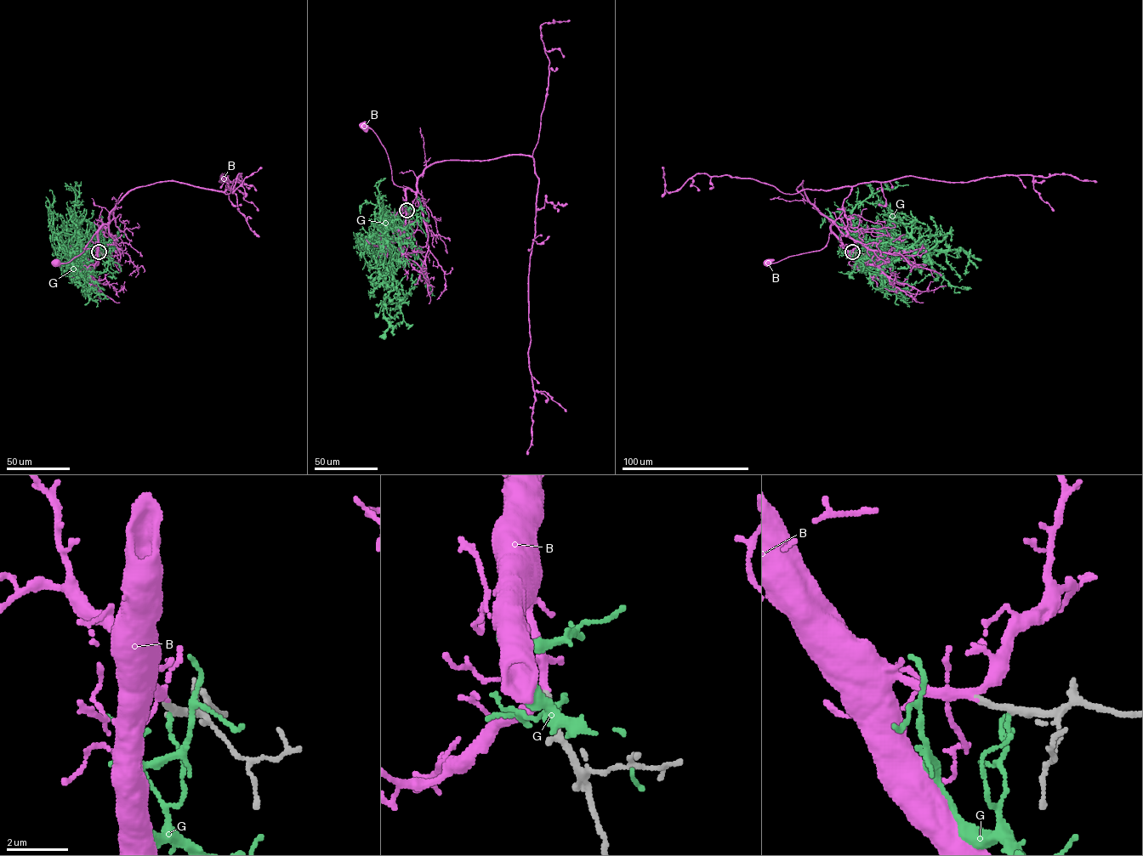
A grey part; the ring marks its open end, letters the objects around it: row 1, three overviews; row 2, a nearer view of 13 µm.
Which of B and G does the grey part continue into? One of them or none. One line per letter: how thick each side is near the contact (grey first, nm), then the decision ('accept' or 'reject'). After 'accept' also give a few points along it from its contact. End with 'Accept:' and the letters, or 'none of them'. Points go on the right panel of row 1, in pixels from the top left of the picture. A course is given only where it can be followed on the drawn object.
B: 220/180 nm | accept | via (852, 252), (831, 233), (827, 242), (821, 249), (768, 263)
G: 340/130 nm | reject
Accept: B

